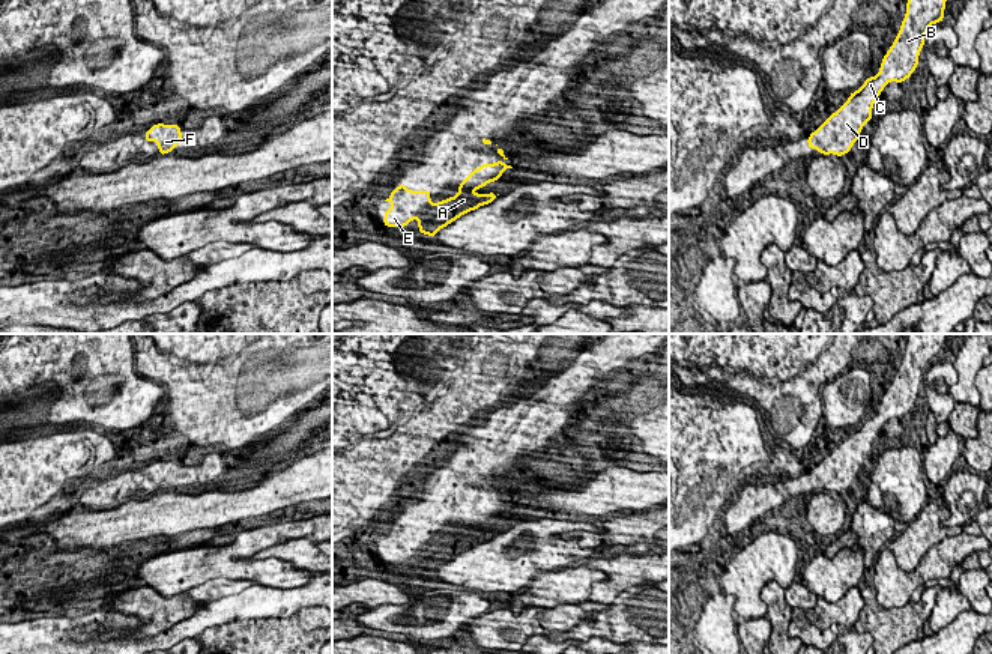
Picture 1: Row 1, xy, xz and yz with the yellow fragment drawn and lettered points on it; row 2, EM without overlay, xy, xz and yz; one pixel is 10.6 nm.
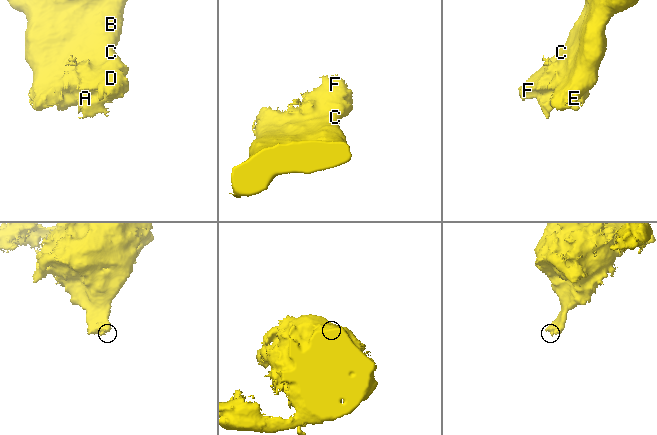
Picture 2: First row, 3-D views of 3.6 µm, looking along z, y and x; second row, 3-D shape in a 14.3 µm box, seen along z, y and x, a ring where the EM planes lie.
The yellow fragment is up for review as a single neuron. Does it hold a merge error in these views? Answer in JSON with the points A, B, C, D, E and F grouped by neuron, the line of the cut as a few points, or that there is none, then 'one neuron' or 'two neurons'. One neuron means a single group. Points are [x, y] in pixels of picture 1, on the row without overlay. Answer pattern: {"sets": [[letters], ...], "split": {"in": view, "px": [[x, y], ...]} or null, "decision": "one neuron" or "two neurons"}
{"sets": [["A", "B", "C", "D", "E", "F"]], "split": null, "decision": "one neuron"}

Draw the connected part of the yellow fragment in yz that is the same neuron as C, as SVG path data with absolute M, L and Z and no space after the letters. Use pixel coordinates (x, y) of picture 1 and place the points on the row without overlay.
M908 334L905 356L882 395L878 412L867 415L830 456L809 472L809 486L818 486L822 492L834 490L839 495L851 487L864 460L870 459L873 439L882 425L890 418L903 419L917 406L924 371L930 361L944 358L945 338L947 334Z

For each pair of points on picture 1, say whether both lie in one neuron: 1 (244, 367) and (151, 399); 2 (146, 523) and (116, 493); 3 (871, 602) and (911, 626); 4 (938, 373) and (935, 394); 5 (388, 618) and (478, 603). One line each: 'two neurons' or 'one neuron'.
1: two neurons
2: two neurons
3: one neuron
4: one neuron
5: one neuron

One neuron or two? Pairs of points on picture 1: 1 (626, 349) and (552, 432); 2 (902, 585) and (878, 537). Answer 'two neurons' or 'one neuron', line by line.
1: one neuron
2: two neurons

